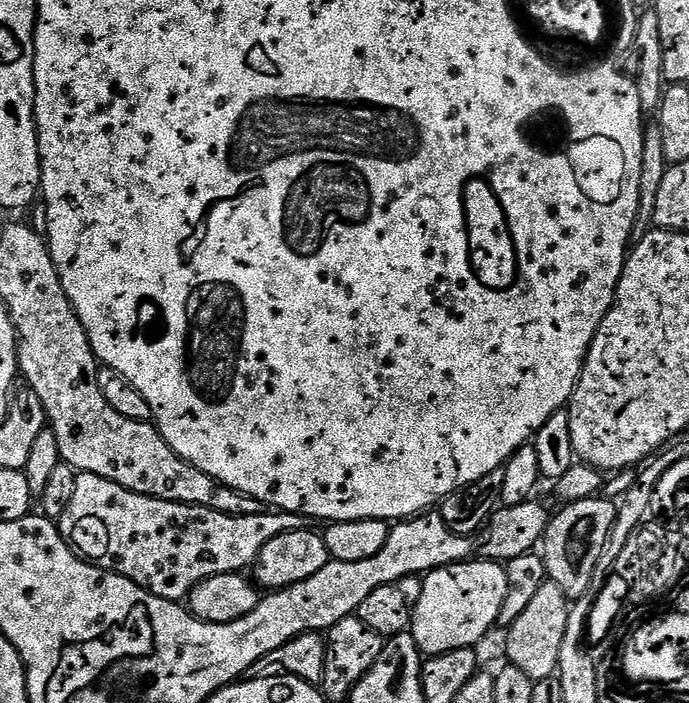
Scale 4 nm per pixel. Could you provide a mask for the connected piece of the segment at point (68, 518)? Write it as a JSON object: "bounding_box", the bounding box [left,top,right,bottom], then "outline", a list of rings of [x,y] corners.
{"bounding_box":[58,472,305,602],"outline":[[[93,472],[77,475],[74,498],[70,498],[66,514],[62,514],[58,521],[61,536],[71,544],[77,556],[89,564],[105,568],[107,572],[117,572],[119,576],[130,578],[130,582],[142,586],[146,591],[173,602],[183,601],[199,580],[227,572],[243,573],[251,569],[262,546],[266,546],[270,538],[283,532],[303,529],[305,524],[305,517],[279,510],[232,516],[228,512],[215,512],[212,508],[159,500],[126,490],[106,478],[98,478],[98,474]]]}

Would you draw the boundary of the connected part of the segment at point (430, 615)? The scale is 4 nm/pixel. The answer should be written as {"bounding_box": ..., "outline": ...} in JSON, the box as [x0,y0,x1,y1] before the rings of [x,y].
{"bounding_box":[410,558,508,657],"outline":[[[469,558],[445,568],[433,568],[423,581],[422,594],[412,606],[410,631],[425,657],[441,656],[459,648],[476,648],[479,640],[497,627],[496,619],[508,589],[508,569],[503,563]]]}

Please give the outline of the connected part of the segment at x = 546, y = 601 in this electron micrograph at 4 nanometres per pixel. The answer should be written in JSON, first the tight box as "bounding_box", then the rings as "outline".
{"bounding_box":[504,579,570,682],"outline":[[[545,579],[544,584],[538,586],[538,591],[527,604],[526,610],[522,610],[522,614],[518,614],[516,621],[506,629],[508,641],[504,648],[508,651],[507,663],[518,666],[518,670],[522,670],[522,674],[534,682],[556,676],[560,667],[562,638],[566,638],[569,611],[570,601],[566,594],[562,594],[562,586]]]}

